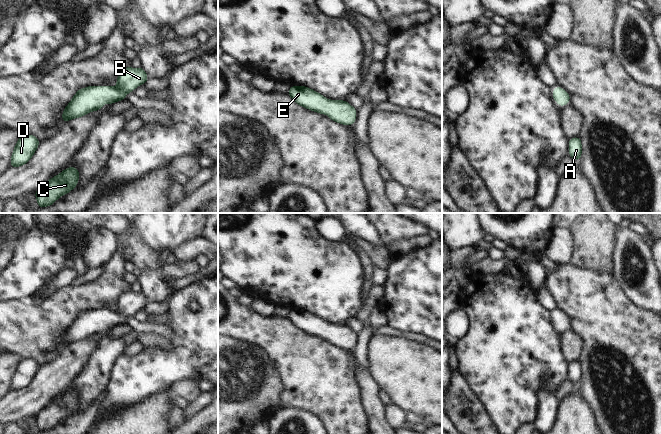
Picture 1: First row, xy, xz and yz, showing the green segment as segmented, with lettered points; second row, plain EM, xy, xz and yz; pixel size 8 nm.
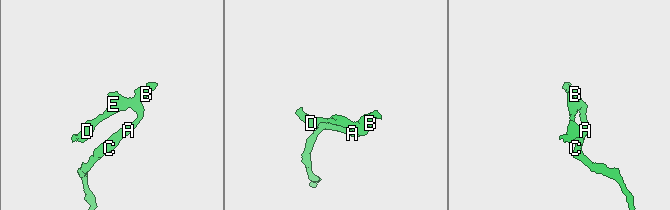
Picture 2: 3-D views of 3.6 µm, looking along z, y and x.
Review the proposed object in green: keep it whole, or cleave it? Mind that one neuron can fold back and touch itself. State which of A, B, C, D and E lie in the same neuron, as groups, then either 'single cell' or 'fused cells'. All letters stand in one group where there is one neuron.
A B C D E | single cell

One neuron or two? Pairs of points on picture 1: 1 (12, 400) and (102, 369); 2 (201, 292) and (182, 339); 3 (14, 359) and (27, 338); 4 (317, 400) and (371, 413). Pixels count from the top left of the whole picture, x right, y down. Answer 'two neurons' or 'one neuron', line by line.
1: two neurons
2: one neuron
3: two neurons
4: two neurons

